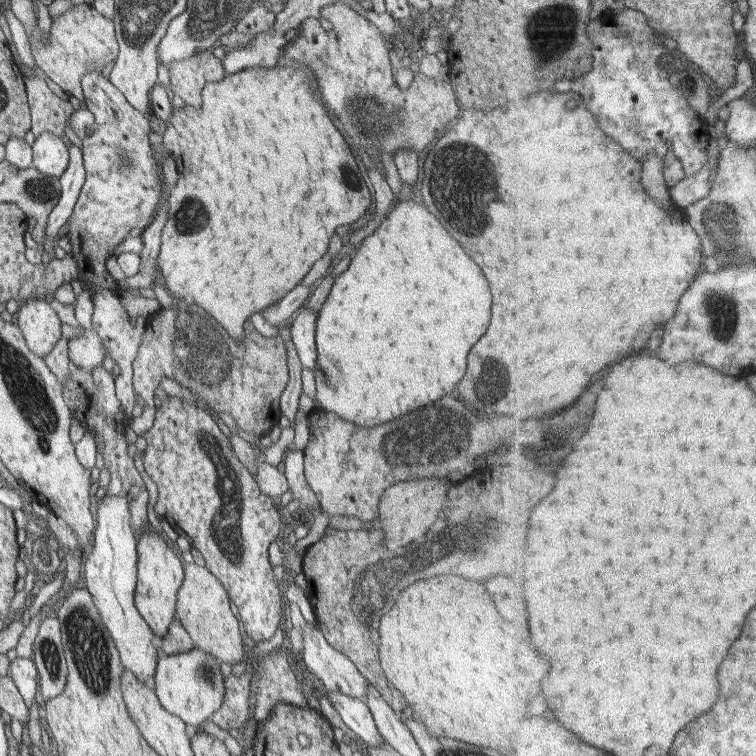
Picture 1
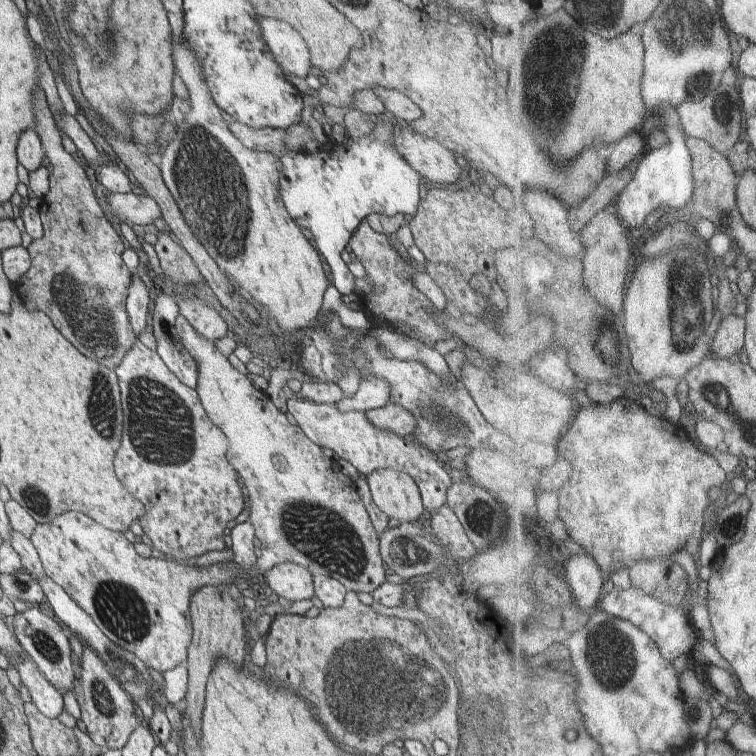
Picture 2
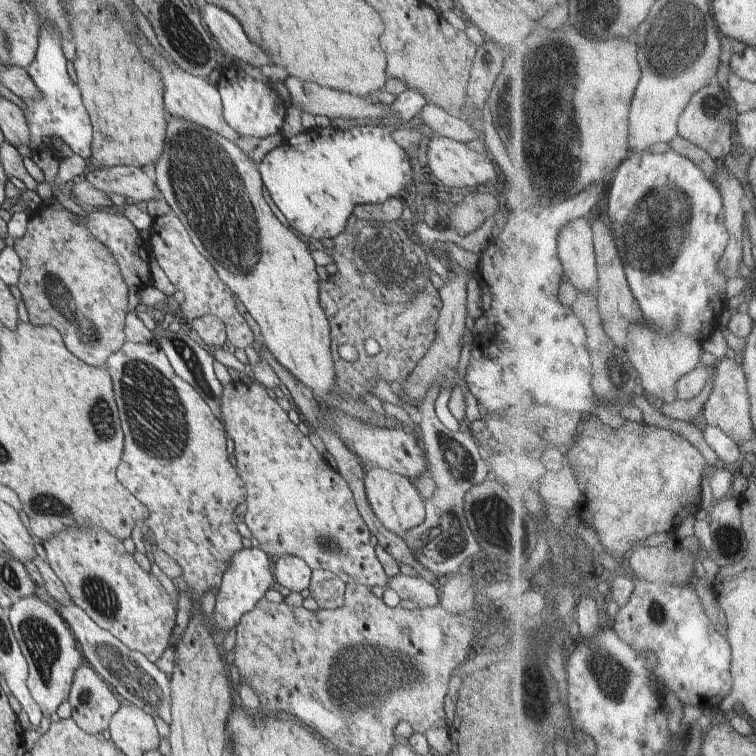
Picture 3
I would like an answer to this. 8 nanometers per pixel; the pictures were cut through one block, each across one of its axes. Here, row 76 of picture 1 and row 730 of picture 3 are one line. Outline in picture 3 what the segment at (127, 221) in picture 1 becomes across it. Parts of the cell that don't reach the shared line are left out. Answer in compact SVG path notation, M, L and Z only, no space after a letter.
M86 660L75 672L68 700L74 722L91 735L102 735L121 707L118 698Z

